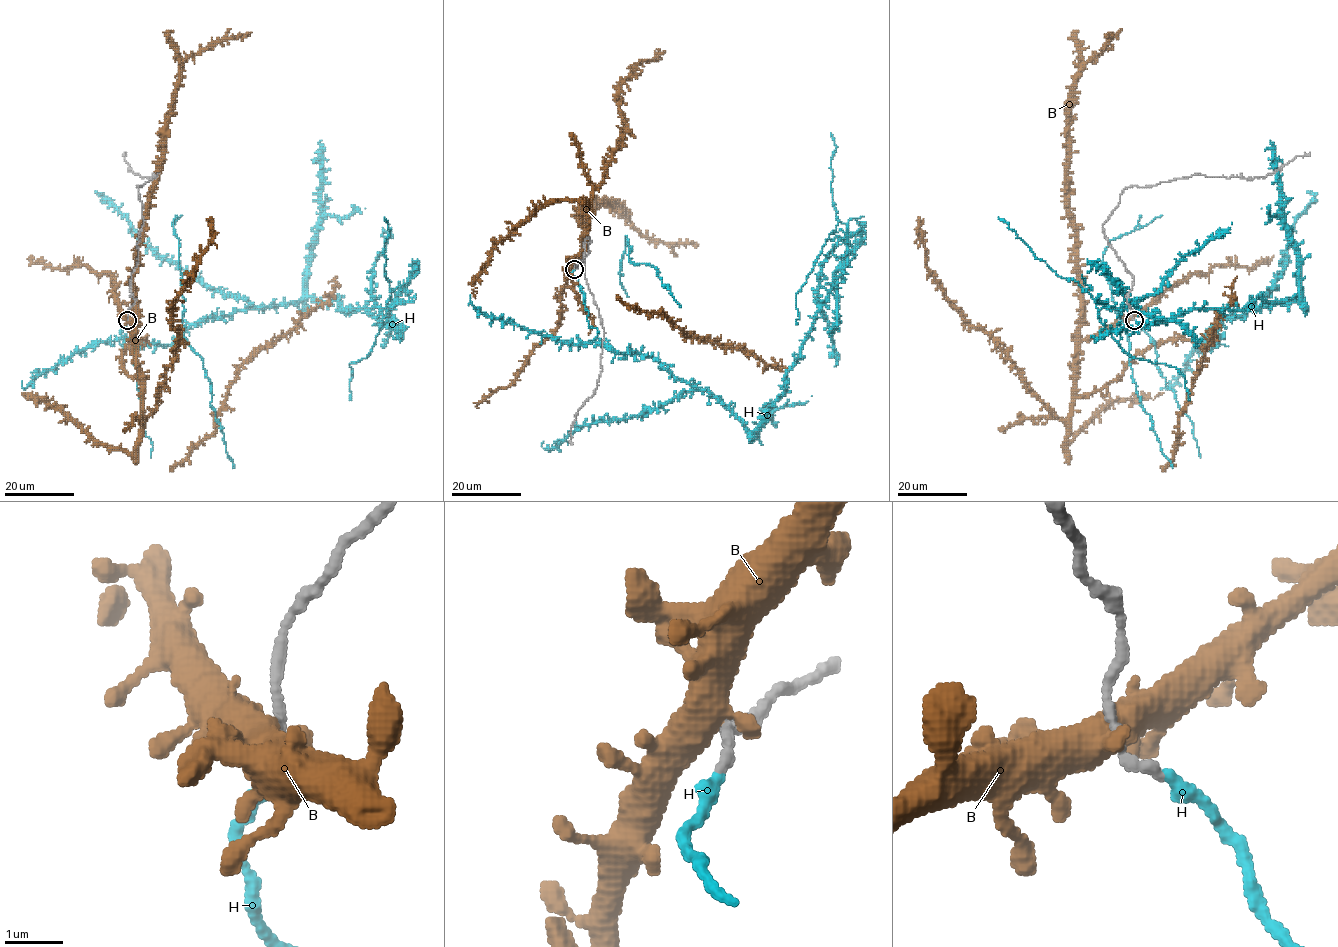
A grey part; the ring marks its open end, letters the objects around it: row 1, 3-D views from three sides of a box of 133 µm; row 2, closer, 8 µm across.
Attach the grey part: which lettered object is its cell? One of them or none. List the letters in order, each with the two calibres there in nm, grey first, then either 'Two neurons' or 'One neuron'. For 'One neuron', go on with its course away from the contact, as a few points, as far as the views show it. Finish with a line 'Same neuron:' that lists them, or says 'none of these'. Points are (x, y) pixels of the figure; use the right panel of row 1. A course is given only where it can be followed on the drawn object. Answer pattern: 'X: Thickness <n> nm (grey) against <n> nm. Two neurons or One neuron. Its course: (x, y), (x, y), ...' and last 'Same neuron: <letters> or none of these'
B: Thickness 200 nm (grey) against 440 nm. Two neurons
H: Thickness 180 nm (grey) against 240 nm. One neuron
Same neuron: H

